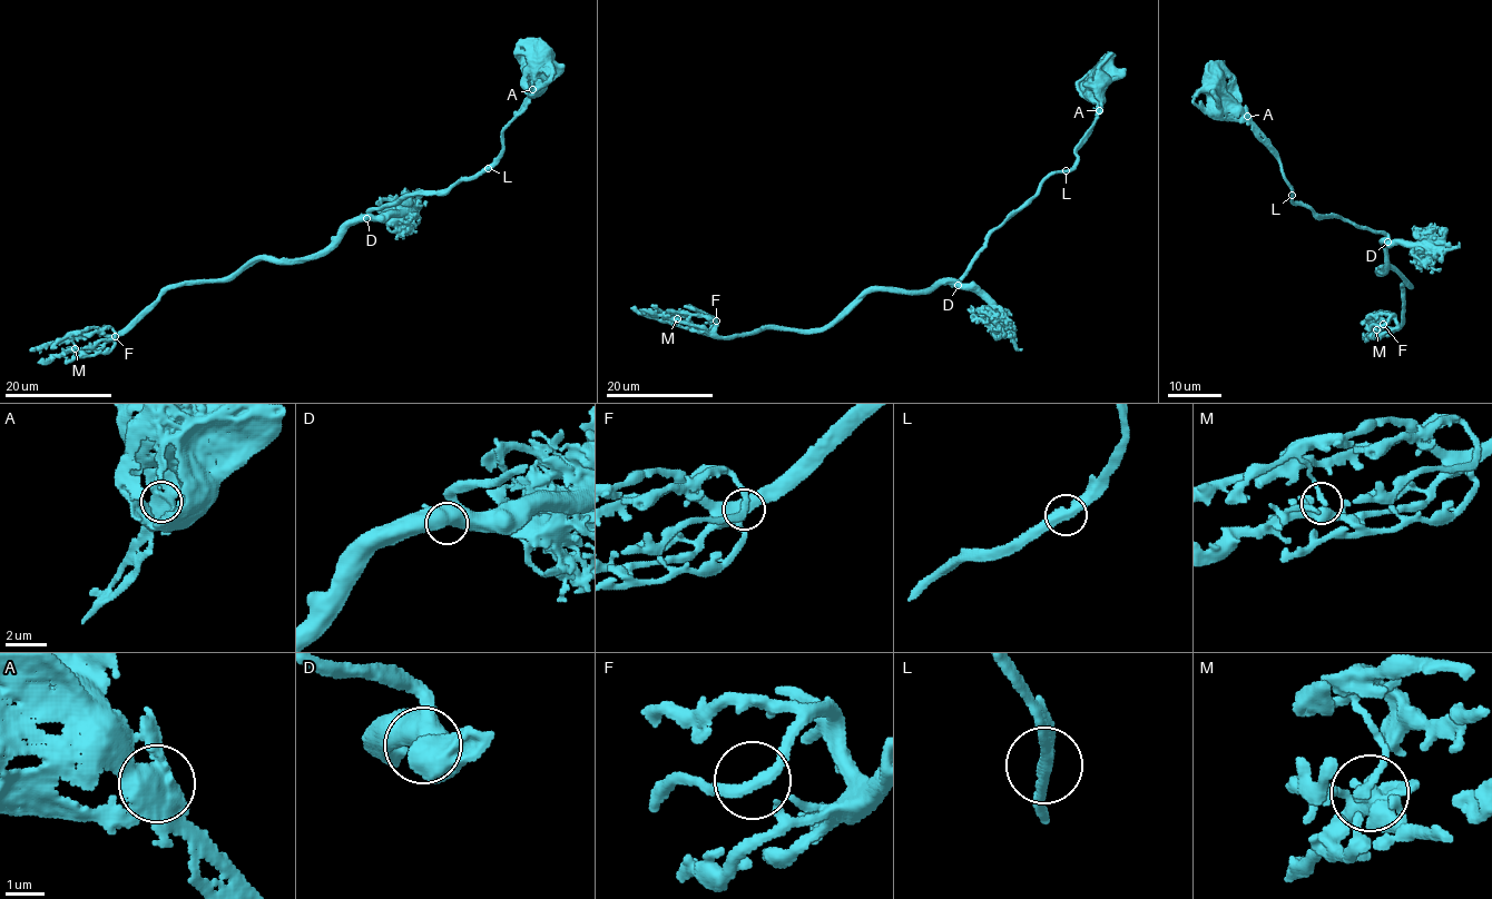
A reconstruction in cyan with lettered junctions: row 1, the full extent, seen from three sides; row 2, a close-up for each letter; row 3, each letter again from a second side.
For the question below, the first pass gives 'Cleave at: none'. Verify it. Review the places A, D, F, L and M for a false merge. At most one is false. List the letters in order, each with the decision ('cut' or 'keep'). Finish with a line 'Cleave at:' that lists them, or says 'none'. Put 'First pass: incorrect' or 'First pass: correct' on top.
First pass: correct
A: keep
D: keep
F: keep
L: keep
M: keep
Cleave at: none

